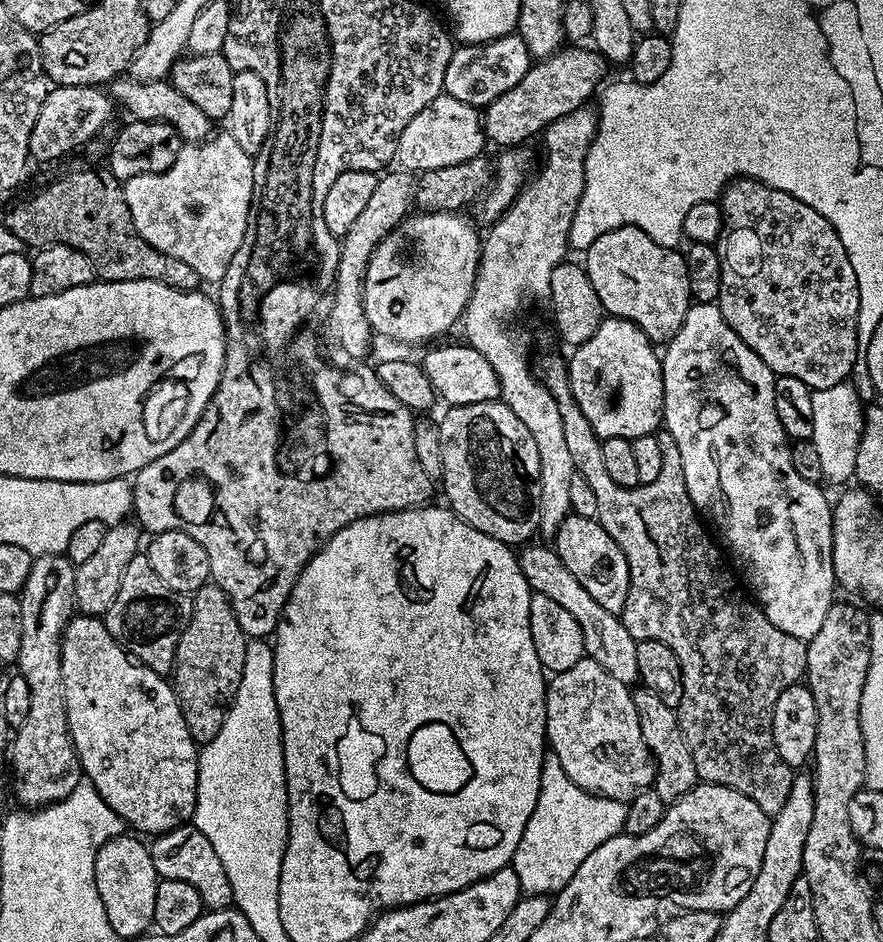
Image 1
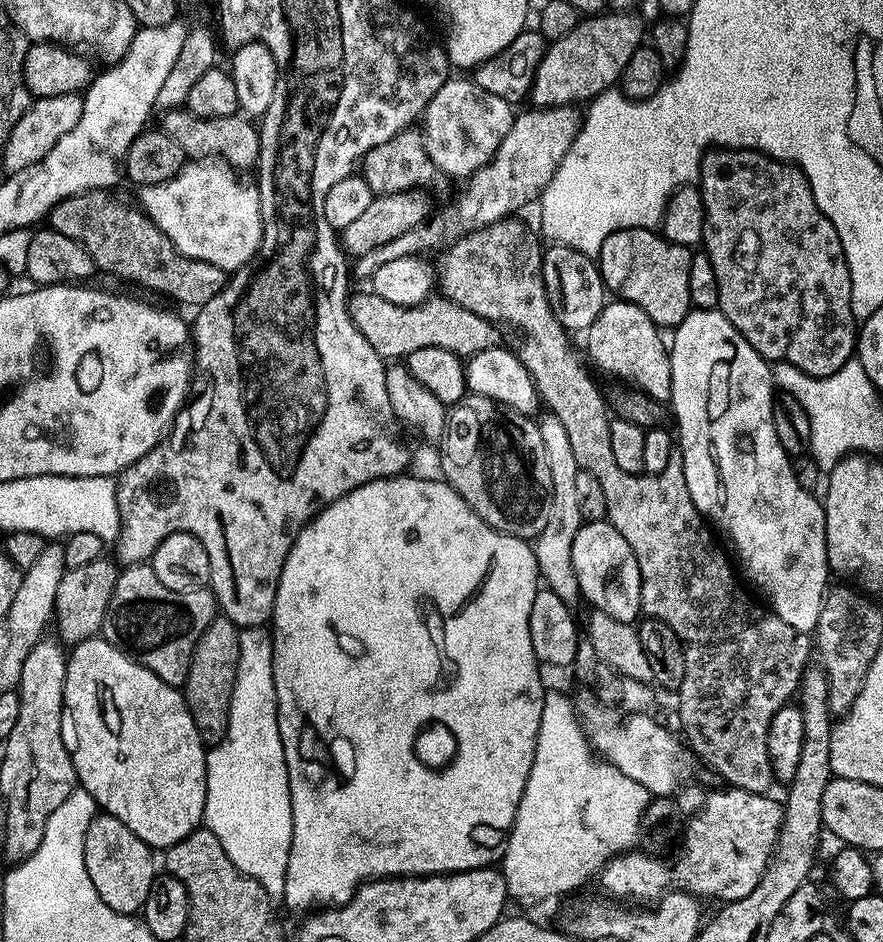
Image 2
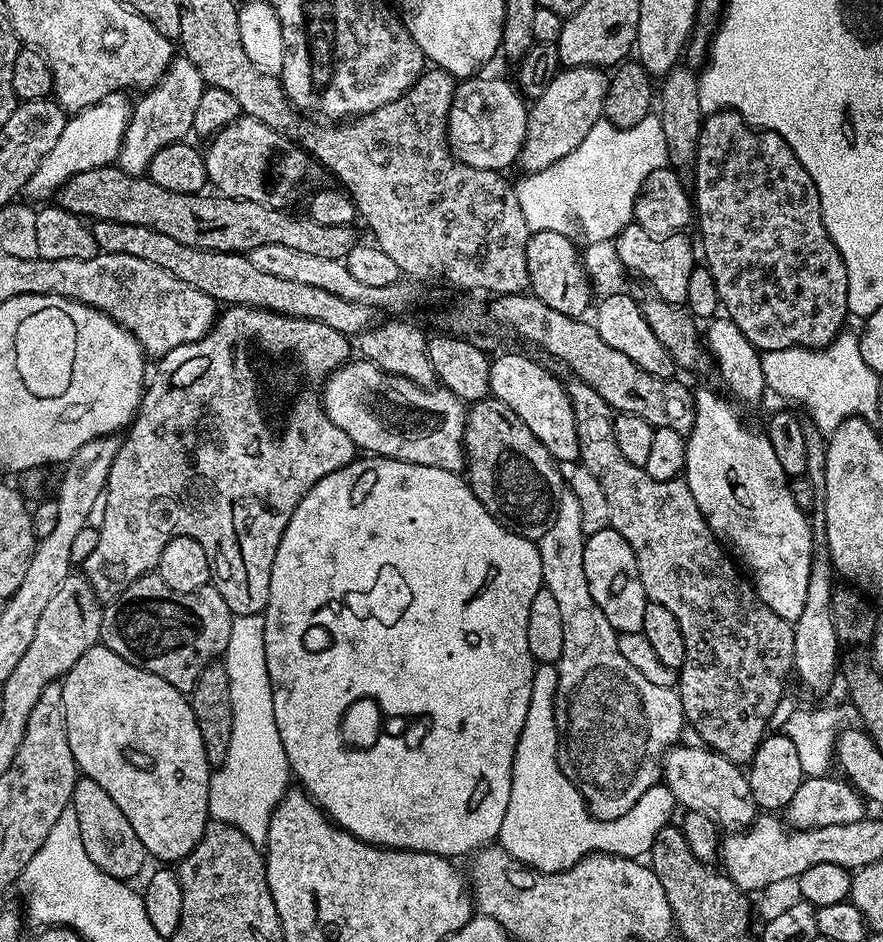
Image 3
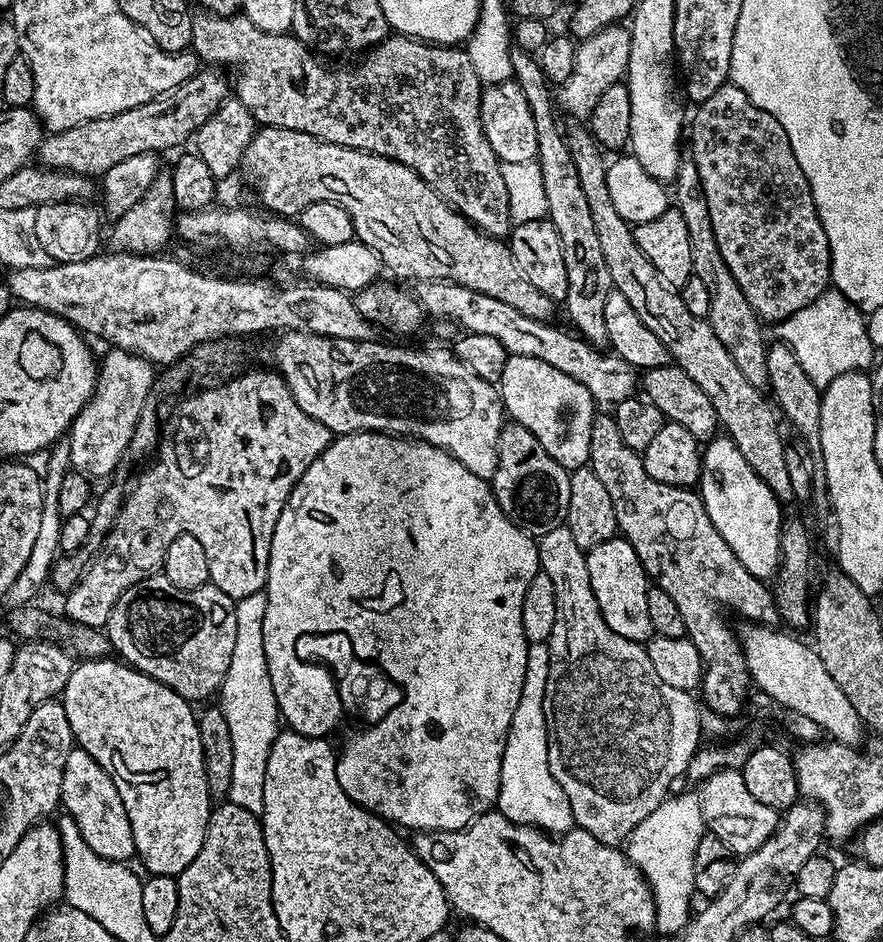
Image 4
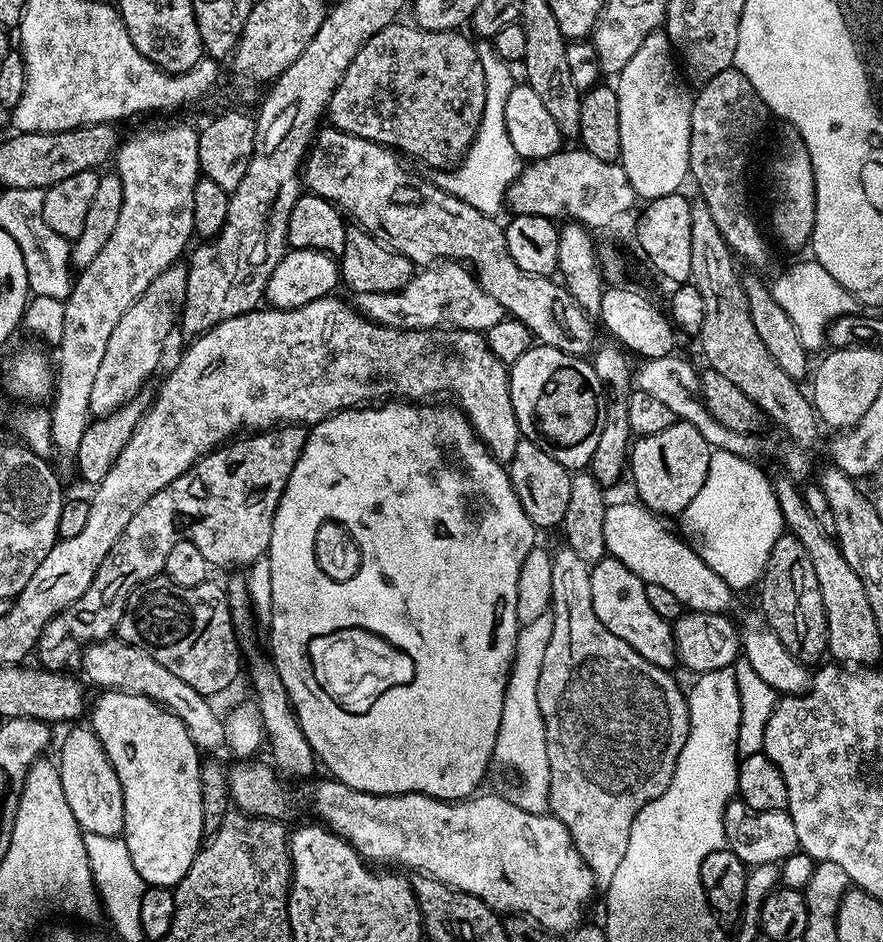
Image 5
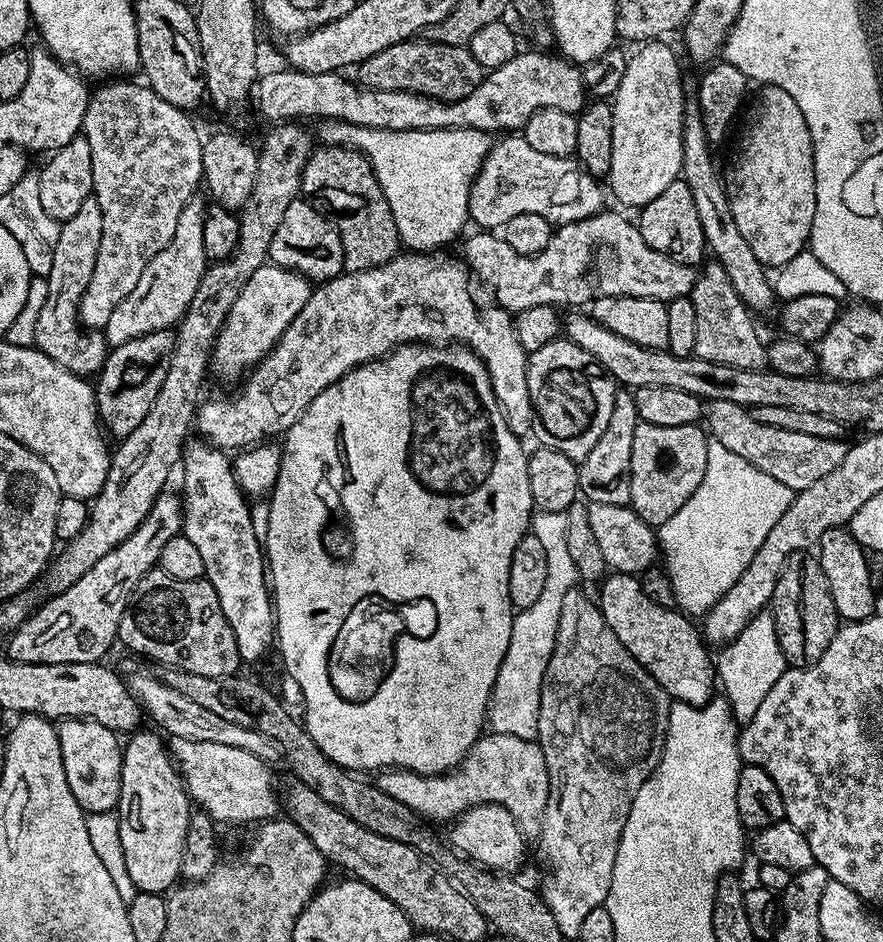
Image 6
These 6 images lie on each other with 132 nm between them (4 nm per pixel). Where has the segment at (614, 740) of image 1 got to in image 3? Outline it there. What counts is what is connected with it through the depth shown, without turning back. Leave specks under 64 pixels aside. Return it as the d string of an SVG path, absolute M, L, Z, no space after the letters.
M677 746L669 751L662 764L662 780L668 785L668 789L674 794L677 805L681 809L707 814L714 818L714 822L724 830L743 830L756 819L758 809L754 802L754 794L750 794L750 782L745 769L741 765L718 755L707 746L695 746L696 748L683 748Z

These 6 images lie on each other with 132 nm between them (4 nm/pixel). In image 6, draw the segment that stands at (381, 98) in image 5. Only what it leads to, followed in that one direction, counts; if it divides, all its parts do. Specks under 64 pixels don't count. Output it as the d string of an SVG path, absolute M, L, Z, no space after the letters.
M413 38L394 46L386 46L378 54L366 58L358 65L359 83L374 90L402 90L432 96L436 100L466 98L484 79L486 70L474 62L474 54L459 44L436 44L432 40Z

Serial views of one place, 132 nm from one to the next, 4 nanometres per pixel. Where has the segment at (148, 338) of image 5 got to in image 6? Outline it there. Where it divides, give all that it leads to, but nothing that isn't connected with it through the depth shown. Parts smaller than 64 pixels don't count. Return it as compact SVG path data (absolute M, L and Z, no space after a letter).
M193 194L189 198L182 215L178 217L174 238L166 242L166 250L158 250L158 254L150 258L150 266L142 270L142 278L138 278L134 290L130 290L130 294L118 302L114 314L110 314L110 322L106 322L102 330L109 345L125 344L134 338L142 338L142 334L163 328L171 329L186 314L186 306L190 306L190 298L194 298L194 290L198 290L198 282L202 282L202 274L210 263L202 243L202 218L206 200L201 196Z

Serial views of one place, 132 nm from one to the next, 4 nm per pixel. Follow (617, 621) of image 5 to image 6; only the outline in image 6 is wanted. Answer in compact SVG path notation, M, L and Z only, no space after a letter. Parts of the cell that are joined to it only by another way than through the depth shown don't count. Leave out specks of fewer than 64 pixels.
M627 572L605 575L599 588L598 603L606 626L614 630L618 642L634 654L669 698L699 708L711 702L715 693L712 691L718 688L718 677L713 653L708 653L710 648L701 629L697 625L695 628L692 625L695 623L676 608L663 608L658 602L650 602L635 575Z

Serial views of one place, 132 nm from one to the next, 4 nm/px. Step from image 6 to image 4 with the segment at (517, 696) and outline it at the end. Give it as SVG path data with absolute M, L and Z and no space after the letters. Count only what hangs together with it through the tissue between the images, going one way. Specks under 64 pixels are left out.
M529 644L526 678L522 678L522 698L518 698L518 710L514 710L514 722L510 722L506 750L502 754L500 793L496 799L496 808L515 824L529 824L542 832L563 834L573 827L574 821L566 790L562 790L562 786L558 786L558 778L550 774L544 713L546 678L550 678L548 645Z

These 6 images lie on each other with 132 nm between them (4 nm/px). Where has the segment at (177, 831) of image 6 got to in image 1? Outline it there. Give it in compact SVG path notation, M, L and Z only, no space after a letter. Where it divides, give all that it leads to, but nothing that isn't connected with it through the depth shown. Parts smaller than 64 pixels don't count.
M83 614L73 615L68 621L66 630L60 638L60 649L62 650L62 686L66 694L66 714L68 715L68 734L72 737L72 744L76 748L76 753L80 759L81 773L86 777L87 783L98 790L98 794L120 815L121 820L129 829L140 832L152 832L159 834L174 830L180 824L189 823L196 815L196 791L198 790L198 746L186 726L186 718L182 718L180 703L176 697L176 689L165 677L160 676L154 670L150 670L146 665L137 662L129 657L128 653L120 647L120 643L113 638L106 630L103 619Z

